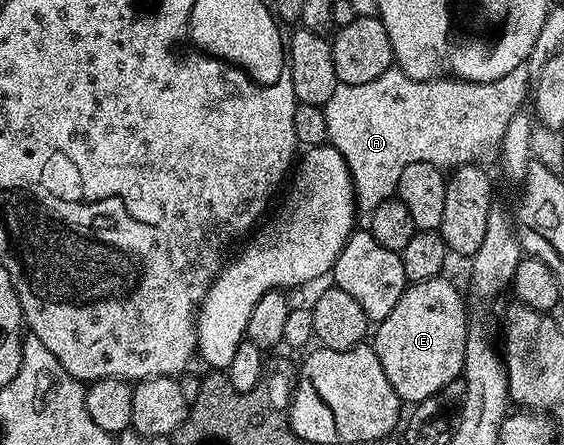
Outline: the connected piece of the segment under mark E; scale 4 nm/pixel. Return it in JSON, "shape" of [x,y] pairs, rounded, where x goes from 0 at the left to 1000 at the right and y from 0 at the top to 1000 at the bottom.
{"shape":[[[784,620],[720,640],[707,683],[700,683],[693,703],[667,726],[660,744],[661,787],[713,906],[738,908],[794,879],[794,867],[810,858],[824,829],[835,717],[824,708],[824,679],[809,638],[793,625]]]}

